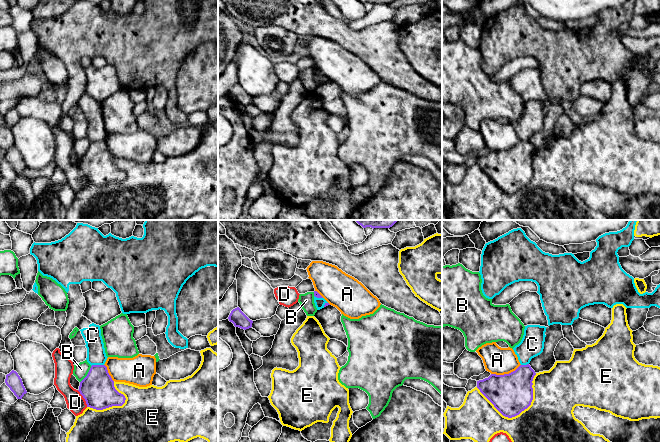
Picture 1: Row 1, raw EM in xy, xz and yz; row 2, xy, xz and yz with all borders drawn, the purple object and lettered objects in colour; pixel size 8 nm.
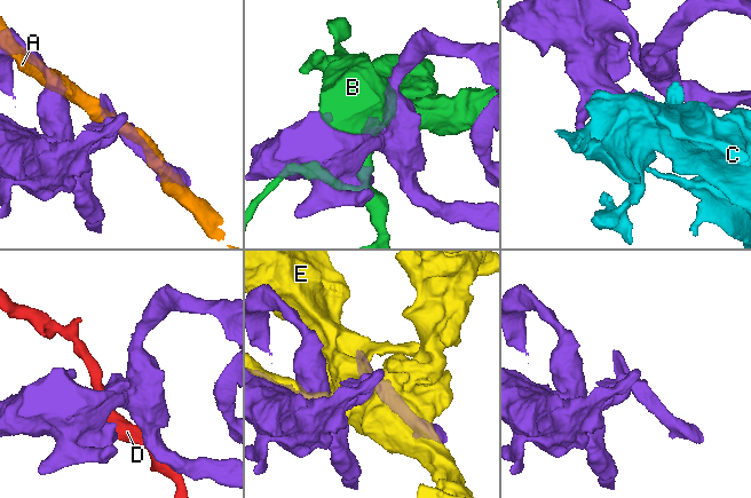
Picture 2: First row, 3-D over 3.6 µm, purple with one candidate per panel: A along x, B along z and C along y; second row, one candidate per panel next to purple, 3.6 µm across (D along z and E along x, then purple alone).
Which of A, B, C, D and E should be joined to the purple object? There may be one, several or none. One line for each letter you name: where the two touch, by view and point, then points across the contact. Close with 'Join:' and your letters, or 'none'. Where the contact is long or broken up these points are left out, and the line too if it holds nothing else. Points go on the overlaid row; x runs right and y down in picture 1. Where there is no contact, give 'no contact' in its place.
C: contact xy (97, 365)
Join: C

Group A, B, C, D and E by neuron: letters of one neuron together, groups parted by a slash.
A / B / C / D / E

